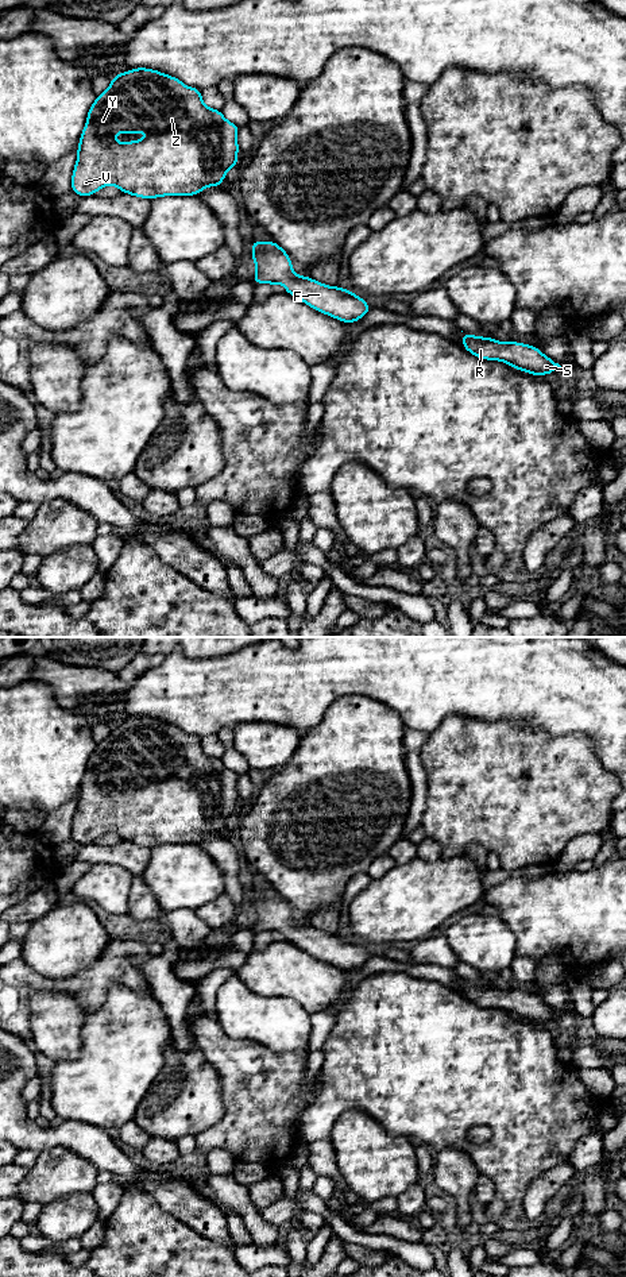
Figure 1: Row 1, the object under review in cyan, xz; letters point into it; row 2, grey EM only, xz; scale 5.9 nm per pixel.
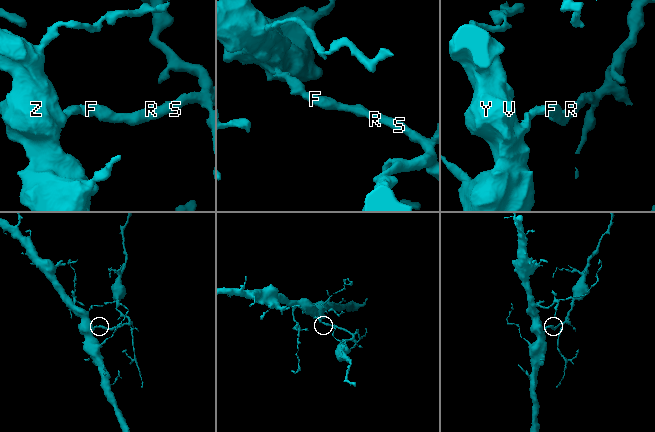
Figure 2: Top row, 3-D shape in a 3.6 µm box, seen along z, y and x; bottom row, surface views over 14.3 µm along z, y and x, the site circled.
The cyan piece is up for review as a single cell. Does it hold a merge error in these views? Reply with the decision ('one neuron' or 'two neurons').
one neuron

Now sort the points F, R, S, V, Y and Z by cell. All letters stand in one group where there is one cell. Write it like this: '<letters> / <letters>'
F R S V Y Z

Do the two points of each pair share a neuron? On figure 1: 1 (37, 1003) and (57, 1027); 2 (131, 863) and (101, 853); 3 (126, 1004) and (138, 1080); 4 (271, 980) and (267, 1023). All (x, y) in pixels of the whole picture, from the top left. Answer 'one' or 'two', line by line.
1: one
2: one
3: one
4: two

